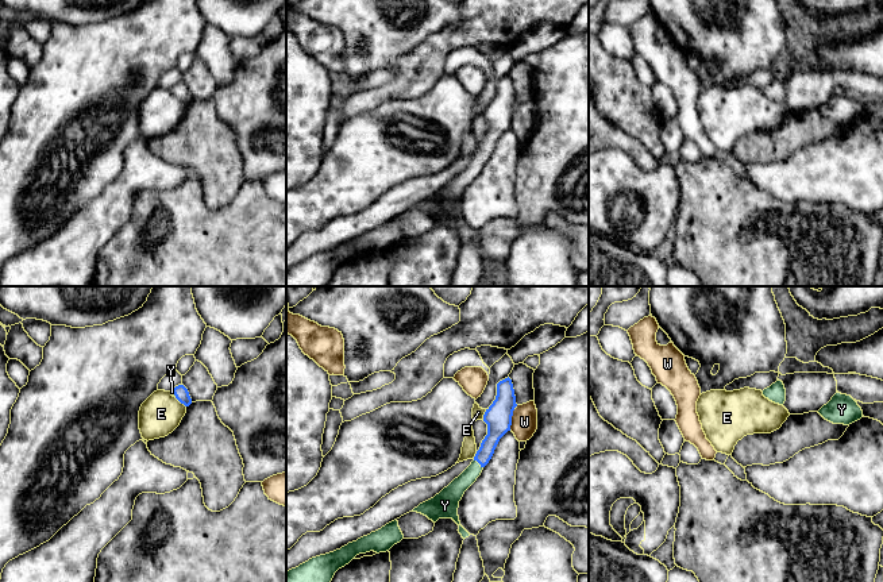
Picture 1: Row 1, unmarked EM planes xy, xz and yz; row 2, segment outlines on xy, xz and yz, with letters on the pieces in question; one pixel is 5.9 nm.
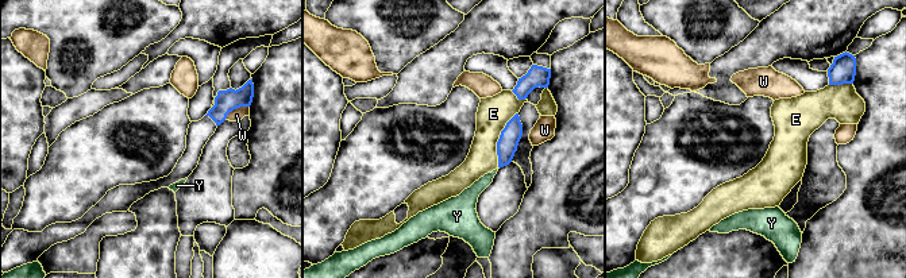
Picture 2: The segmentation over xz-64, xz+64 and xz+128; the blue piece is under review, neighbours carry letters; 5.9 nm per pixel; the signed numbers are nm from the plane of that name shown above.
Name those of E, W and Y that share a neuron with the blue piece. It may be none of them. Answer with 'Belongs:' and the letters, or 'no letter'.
Belongs: Y

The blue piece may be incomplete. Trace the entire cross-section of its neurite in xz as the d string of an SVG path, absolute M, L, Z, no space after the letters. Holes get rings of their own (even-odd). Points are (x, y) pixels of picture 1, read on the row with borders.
M508 377L497 383L496 400L483 415L483 421L487 424L487 435L482 440L471 465L439 494L420 504L412 512L421 513L433 523L439 519L452 519L459 525L458 531L462 537L466 539L470 536L459 521L459 501L491 459L500 439L510 431L512 416L516 406L513 383Z

